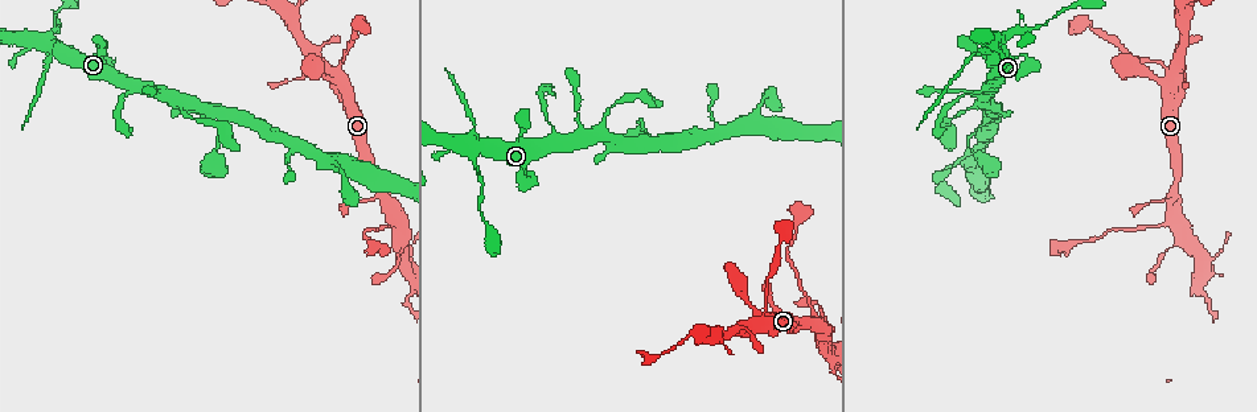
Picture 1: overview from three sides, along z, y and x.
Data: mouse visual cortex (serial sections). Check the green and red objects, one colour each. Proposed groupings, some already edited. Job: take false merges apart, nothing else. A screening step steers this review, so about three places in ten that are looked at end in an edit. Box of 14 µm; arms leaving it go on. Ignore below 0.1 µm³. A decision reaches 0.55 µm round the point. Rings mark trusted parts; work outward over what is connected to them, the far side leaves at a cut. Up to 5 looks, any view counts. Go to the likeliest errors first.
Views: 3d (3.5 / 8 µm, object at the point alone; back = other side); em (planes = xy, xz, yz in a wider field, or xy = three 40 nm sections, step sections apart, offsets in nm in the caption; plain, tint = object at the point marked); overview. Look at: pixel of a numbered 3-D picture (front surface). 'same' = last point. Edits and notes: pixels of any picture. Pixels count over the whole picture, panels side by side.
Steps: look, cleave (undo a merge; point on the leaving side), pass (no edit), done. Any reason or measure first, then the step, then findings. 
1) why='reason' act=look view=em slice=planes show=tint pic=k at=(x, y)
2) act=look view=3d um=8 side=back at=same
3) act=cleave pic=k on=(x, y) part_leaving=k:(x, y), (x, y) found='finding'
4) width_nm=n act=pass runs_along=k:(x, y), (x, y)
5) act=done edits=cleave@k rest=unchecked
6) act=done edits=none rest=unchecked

why='calibre changes' act=look view=3d um=3.5 pic=1 at=(1168, 221)

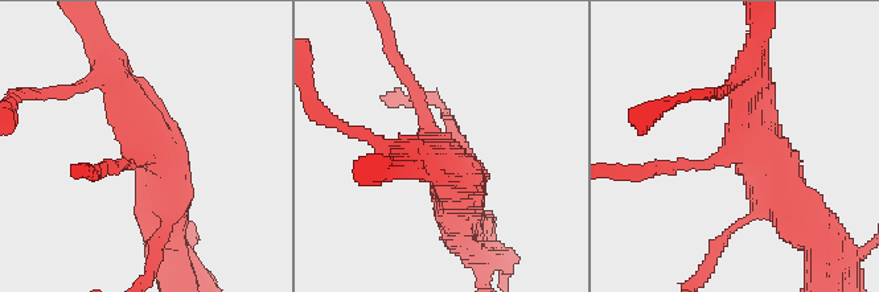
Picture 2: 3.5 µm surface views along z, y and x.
act=look view=em slice=xy step=3 show=tint pic=2 at=(137, 145)

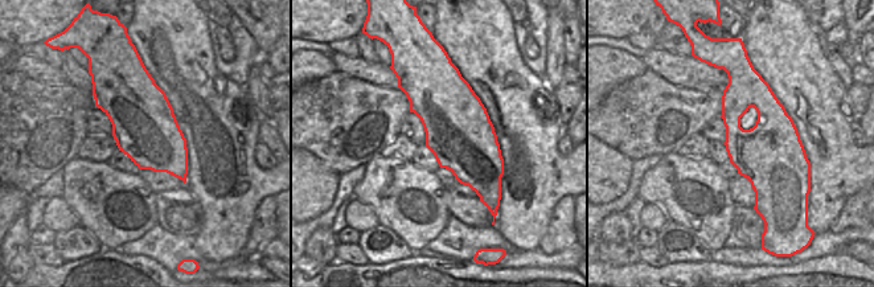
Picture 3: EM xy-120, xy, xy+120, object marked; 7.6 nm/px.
why='another direction' act=look view=em slice=xy step=2 show=tint at=same

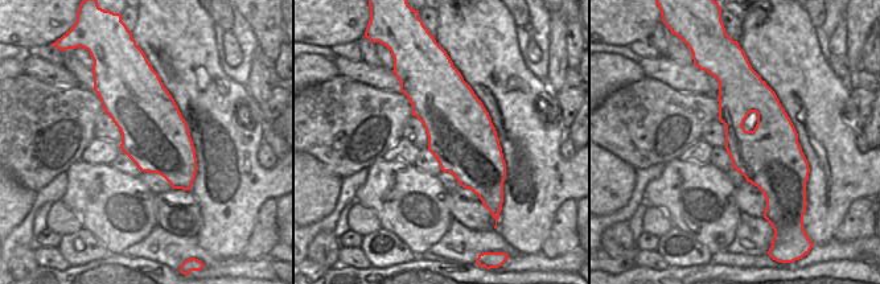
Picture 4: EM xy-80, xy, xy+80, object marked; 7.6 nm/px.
width_nm=500 act=pass runs_along=2:(109, 68), (169, 172), (161, 205) found='continuous, no second cell'

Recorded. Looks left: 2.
why='small branch off a trunk' act=look view=3d um=3.5 pic=1 at=(176, 100)

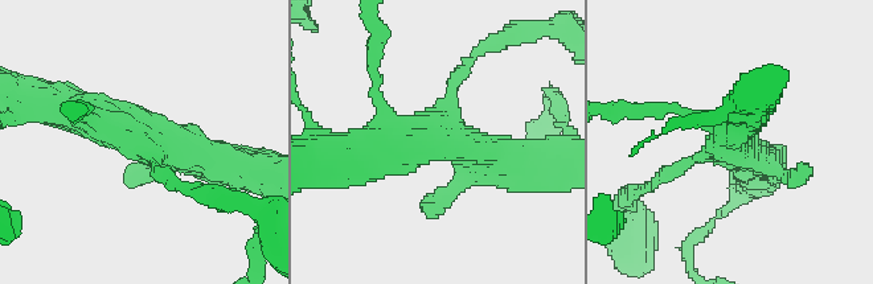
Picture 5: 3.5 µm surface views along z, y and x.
why='now the EM' act=look view=em slice=xy step=1 show=tint pic=5 at=(150, 146)

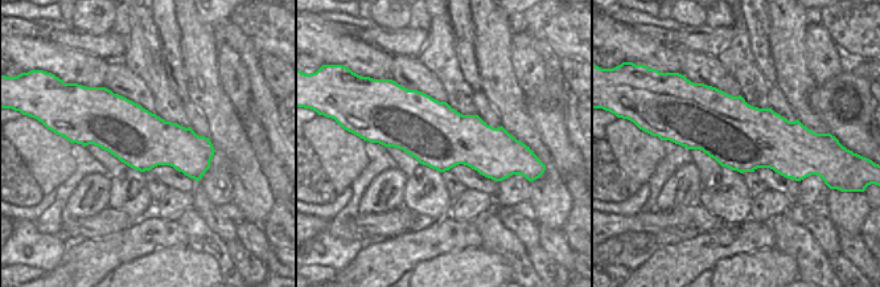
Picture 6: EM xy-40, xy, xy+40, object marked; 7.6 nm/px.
act=pass runs_along=5:(72, 111), (230, 164) found='all the same cell'

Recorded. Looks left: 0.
act=done edits=none rest=unchecked

